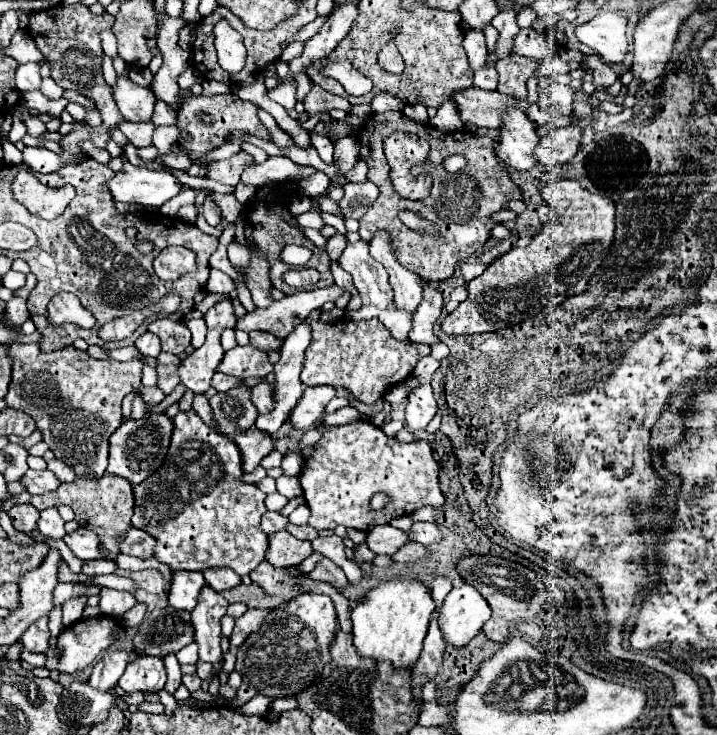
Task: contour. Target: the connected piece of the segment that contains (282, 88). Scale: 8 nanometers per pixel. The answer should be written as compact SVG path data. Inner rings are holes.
M292 80L292 82L280 82L274 90L268 92L268 96L270 96L274 102L284 104L286 110L292 110L292 108L294 108L294 104L296 104L294 94L296 94L296 80Z

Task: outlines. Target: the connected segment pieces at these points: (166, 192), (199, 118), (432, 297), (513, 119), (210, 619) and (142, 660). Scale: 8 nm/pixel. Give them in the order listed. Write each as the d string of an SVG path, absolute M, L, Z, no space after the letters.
M122 150L122 170L106 182L112 200L124 204L162 206L166 200L180 192L180 182L170 172L152 172L146 168L132 166Z
M234 92L224 96L190 96L176 116L176 126L180 130L178 144L188 150L190 160L200 160L208 152L220 148L226 142L226 138L236 130L248 132L262 140L270 140L270 134L258 120L256 112L258 112L256 104L240 100Z
M422 280L424 286L424 296L422 302L418 304L414 316L412 316L412 332L410 332L410 342L420 342L420 344L436 344L440 342L432 328L434 322L440 318L442 314L442 294L440 290L430 282L430 280Z
M506 108L502 114L498 146L494 148L496 156L516 170L530 170L536 166L534 148L538 142L540 138L536 136L536 128L528 116L518 108Z
M206 586L198 596L196 608L190 612L194 624L194 642L198 644L200 660L212 664L212 676L208 680L202 680L203 691L208 690L210 682L220 674L224 664L220 650L220 618L226 614L226 608L228 602L210 586Z
M136 656L122 678L118 680L118 686L132 694L132 692L158 692L164 688L166 672L164 672L164 660L158 656Z

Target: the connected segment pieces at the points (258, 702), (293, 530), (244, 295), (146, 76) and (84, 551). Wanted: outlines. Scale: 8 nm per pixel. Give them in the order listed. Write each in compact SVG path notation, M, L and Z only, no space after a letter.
M254 696L250 702L246 702L242 708L236 708L236 712L240 714L258 714L258 716L266 716L268 708L272 706L274 698L266 698L266 696Z
M286 524L286 532L290 532L294 538L298 538L298 540L314 540L314 538L318 538L318 532L312 528L312 526L308 526L308 524L302 524L302 526L296 526L296 524Z
M234 282L234 288L236 288L236 296L238 296L238 300L240 300L240 304L246 308L246 312L250 312L250 310L254 310L256 306L254 306L254 302L252 302L252 296L250 296L250 292L248 292L248 288L244 286L244 284L236 284Z
M130 68L128 76L130 76L130 80L136 82L138 86L144 86L144 88L146 88L146 86L152 84L152 72L150 72L150 68Z
M78 528L76 532L66 534L62 540L72 550L72 554L84 562L102 556L98 550L98 536L88 528Z

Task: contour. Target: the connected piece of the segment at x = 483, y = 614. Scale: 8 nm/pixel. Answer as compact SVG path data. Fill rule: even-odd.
M470 584L454 586L444 598L438 618L438 626L446 644L454 648L466 646L490 618L490 606Z

